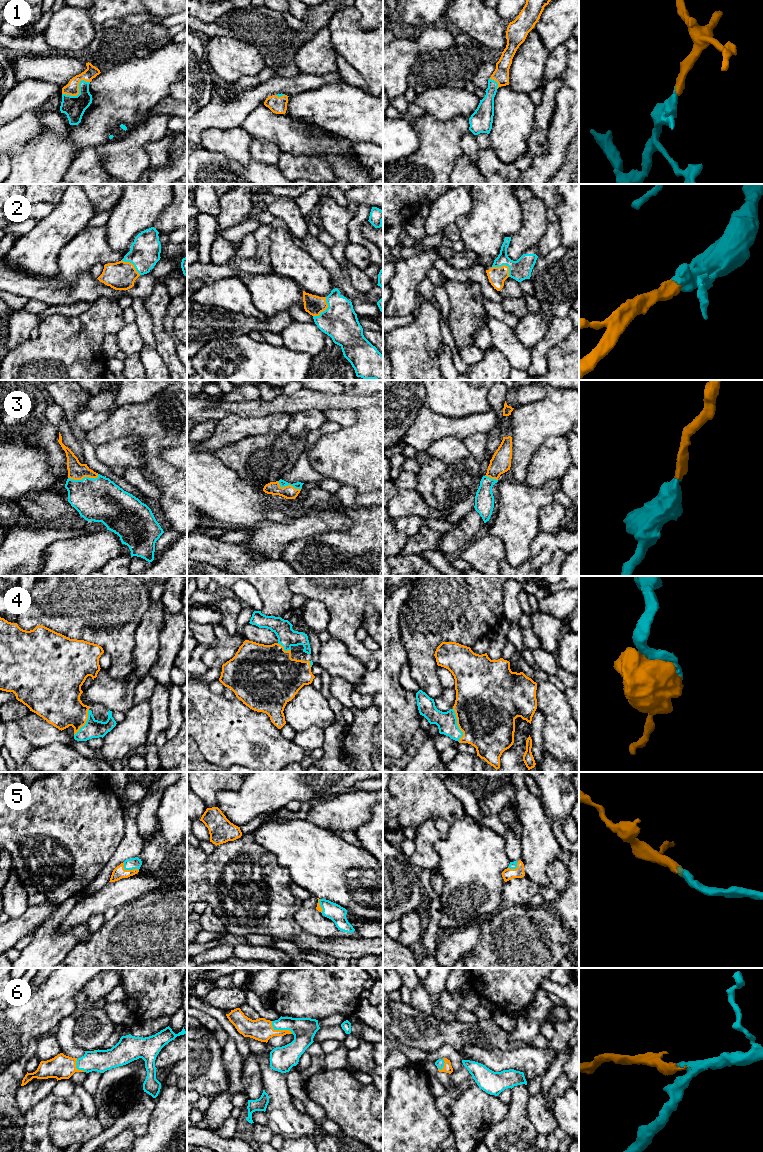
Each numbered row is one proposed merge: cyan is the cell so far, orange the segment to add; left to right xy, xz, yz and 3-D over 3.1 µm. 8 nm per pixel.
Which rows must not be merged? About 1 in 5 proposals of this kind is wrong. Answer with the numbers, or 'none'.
none

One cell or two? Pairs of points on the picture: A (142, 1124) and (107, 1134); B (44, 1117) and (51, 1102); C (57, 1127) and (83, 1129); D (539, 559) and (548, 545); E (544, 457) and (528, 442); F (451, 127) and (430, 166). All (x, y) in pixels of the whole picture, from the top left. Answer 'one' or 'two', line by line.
A: one
B: one
C: one
D: one
E: two
F: one

